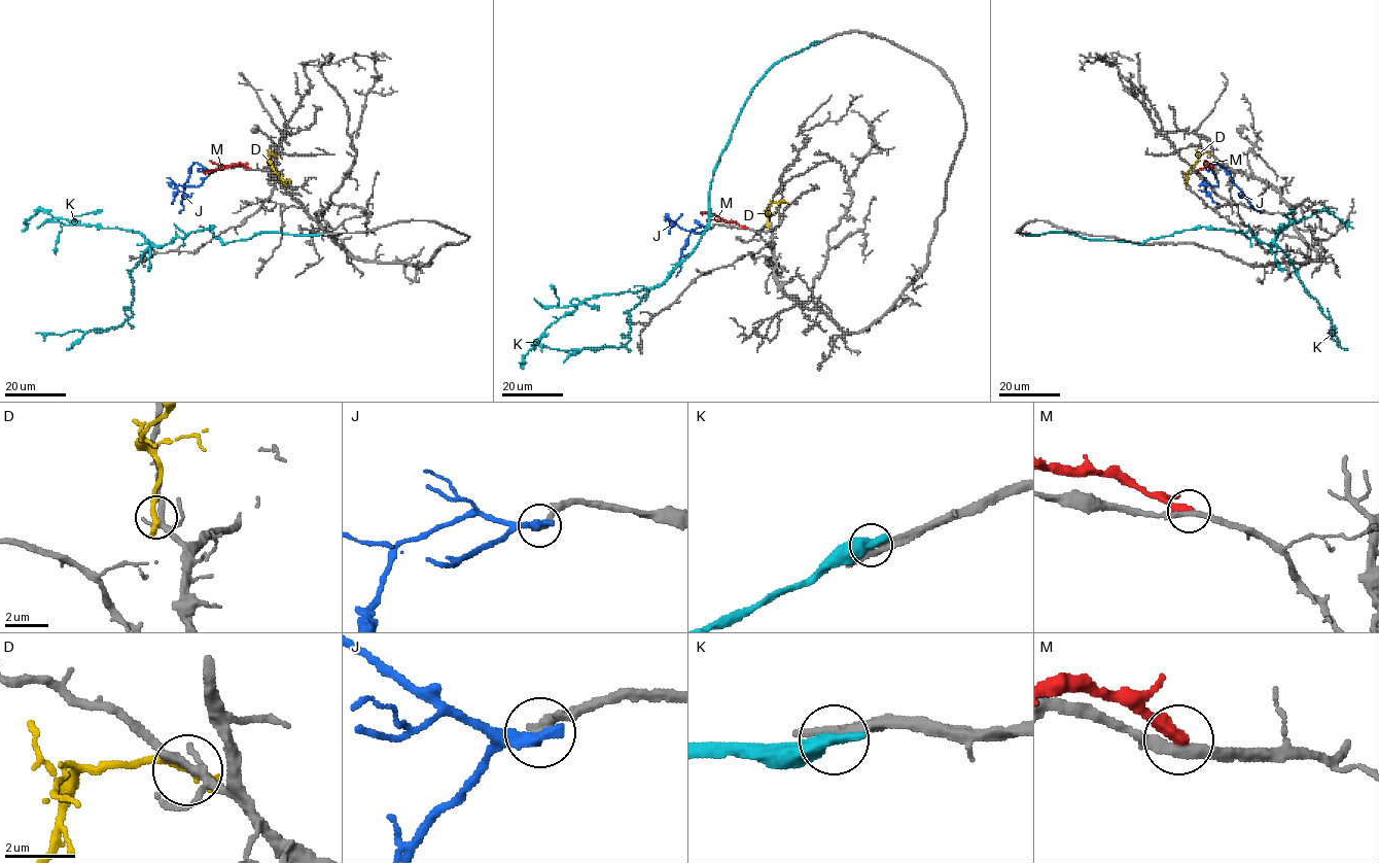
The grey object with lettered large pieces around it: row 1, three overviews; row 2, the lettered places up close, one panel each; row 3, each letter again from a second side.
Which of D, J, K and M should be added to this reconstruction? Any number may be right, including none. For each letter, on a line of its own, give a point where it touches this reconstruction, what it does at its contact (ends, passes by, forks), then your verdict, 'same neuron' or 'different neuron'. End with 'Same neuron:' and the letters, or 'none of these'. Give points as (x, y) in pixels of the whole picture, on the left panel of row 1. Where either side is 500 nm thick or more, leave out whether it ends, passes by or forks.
D: meets grey at (271, 153); it ends there; different neuron
J: meets grey at (214, 171); it ends there; different neuron
K: meets grey at (320, 234); different neuron
M: meets grey at (248, 168); it ends there; different neuron
Same neuron: none of these

